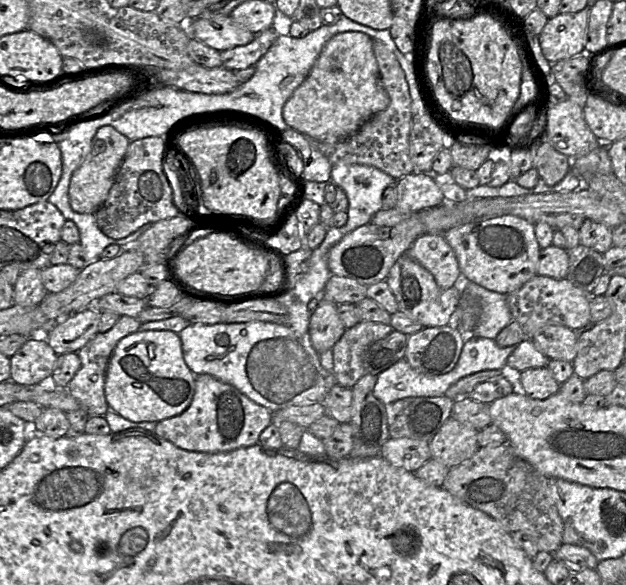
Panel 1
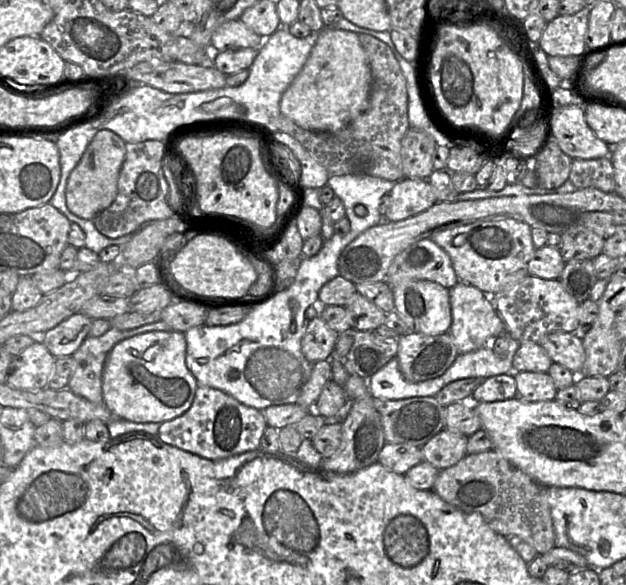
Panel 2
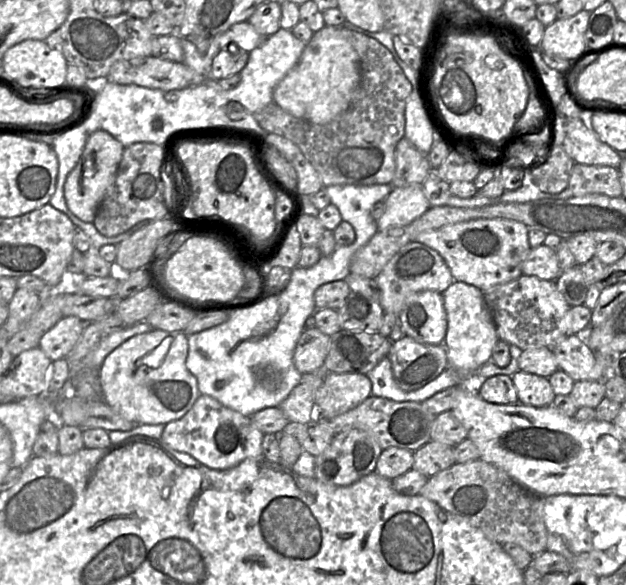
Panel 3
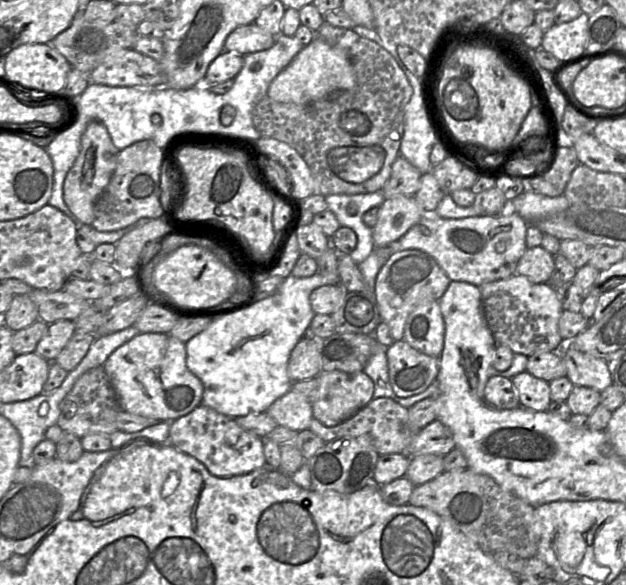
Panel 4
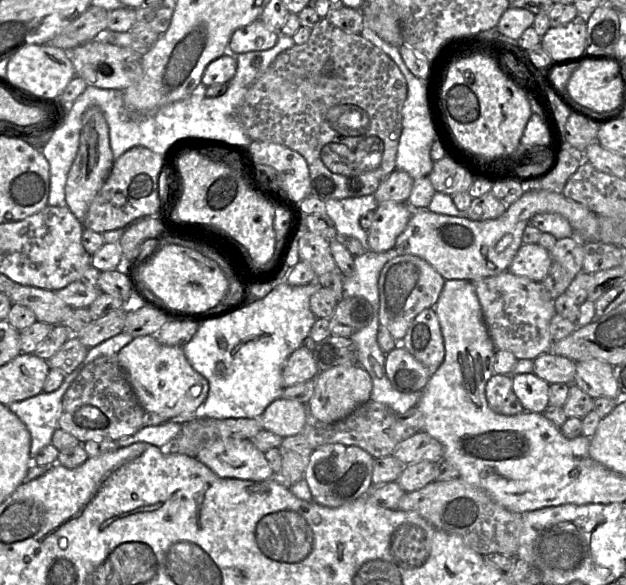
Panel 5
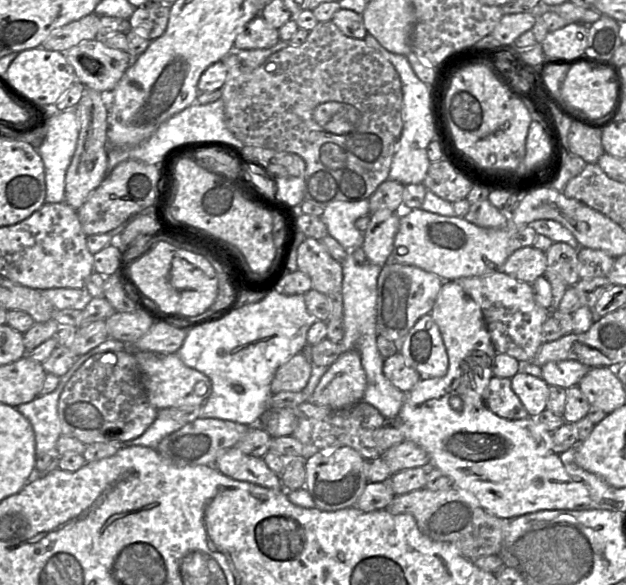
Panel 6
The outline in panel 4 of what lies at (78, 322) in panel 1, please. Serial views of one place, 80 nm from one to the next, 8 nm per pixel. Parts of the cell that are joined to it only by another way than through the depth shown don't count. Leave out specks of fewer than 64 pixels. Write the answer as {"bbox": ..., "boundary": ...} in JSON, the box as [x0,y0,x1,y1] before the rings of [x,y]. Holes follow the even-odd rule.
{"bbox":[34,320,75,362],"boundary":[[[60,320],[49,324],[47,333],[39,341],[34,352],[53,362],[75,332],[75,324],[71,320]]]}

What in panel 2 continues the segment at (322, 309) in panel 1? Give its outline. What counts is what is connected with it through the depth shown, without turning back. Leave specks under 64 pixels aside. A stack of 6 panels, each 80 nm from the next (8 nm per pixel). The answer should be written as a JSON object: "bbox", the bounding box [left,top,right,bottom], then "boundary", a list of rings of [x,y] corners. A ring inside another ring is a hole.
{"bbox":[301,315,339,364],"boundary":[[[319,315],[316,316],[307,323],[301,341],[303,355],[312,364],[321,360],[330,360],[339,334],[330,328]]]}

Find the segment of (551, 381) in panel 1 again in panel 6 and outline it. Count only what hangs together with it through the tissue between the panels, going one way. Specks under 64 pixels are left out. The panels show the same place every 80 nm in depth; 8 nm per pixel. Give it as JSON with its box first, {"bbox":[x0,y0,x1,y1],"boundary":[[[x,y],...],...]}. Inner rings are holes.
{"bbox":[511,371,550,417],"boundary":[[[519,371],[511,378],[511,387],[530,416],[536,417],[547,409],[550,386],[542,377]]]}

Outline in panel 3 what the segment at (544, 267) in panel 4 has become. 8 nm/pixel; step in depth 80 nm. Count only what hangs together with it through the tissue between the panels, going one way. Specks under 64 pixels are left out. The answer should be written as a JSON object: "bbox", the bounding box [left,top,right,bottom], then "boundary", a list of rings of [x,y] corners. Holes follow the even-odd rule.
{"bbox":[522,244,561,281],"boundary":[[[543,244],[531,249],[522,267],[523,275],[547,281],[555,281],[561,273],[557,250]]]}

